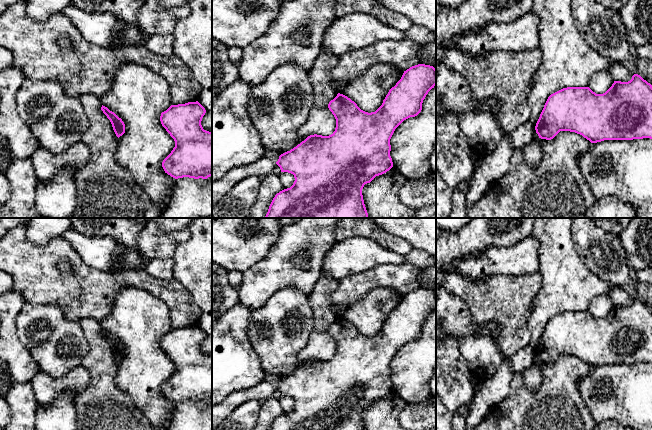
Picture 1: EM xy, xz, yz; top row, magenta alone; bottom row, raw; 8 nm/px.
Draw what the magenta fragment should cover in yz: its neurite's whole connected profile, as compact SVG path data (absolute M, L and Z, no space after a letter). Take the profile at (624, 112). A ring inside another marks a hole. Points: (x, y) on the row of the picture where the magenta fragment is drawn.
M634 74L628 82L614 81L603 94L596 94L589 87L563 88L548 97L535 130L539 138L546 140L560 131L575 132L591 143L652 139L652 85Z

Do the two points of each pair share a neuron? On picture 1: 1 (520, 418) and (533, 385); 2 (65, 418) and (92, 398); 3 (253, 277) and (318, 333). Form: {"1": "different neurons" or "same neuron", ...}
{"1": "different neurons", "2": "different neurons", "3": "different neurons"}

